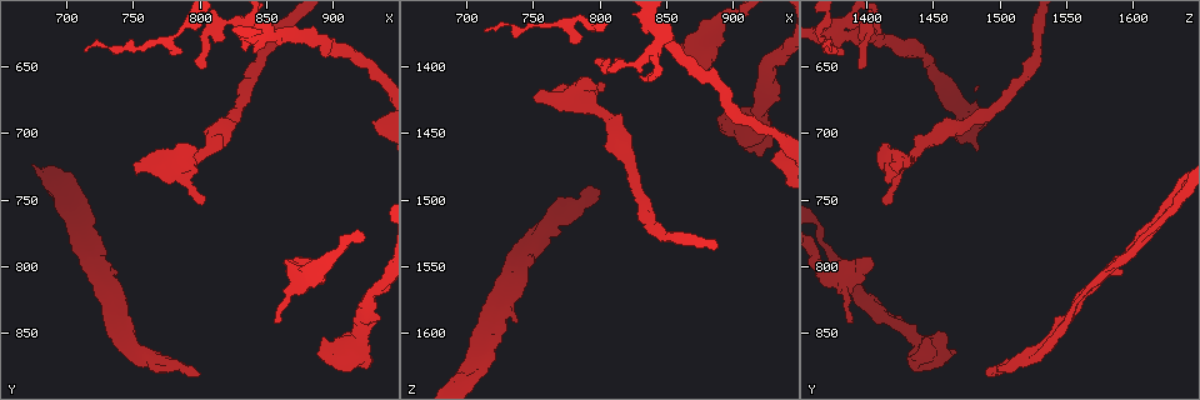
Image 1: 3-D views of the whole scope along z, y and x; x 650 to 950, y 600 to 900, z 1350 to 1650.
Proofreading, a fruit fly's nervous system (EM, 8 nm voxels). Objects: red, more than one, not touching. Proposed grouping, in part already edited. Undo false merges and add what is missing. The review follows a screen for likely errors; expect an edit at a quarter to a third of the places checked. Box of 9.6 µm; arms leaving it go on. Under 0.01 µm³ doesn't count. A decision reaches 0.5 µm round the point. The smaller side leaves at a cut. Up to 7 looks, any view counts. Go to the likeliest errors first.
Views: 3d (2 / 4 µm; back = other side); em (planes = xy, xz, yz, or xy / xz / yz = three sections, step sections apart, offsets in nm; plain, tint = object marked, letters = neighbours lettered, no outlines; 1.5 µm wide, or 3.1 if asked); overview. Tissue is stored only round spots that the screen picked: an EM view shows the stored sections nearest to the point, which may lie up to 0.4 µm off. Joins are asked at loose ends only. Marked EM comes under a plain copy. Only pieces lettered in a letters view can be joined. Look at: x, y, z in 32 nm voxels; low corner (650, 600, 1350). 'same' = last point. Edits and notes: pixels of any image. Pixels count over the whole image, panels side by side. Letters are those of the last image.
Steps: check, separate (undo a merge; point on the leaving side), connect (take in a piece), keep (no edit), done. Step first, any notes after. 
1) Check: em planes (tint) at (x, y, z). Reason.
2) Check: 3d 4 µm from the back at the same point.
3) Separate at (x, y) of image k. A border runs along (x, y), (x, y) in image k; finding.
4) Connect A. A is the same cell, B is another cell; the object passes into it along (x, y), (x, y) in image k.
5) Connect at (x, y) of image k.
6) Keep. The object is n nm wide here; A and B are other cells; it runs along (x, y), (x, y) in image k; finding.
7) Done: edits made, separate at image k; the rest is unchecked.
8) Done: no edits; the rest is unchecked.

Check: 3d 2 µm at (800, 880, 1494). Free end.

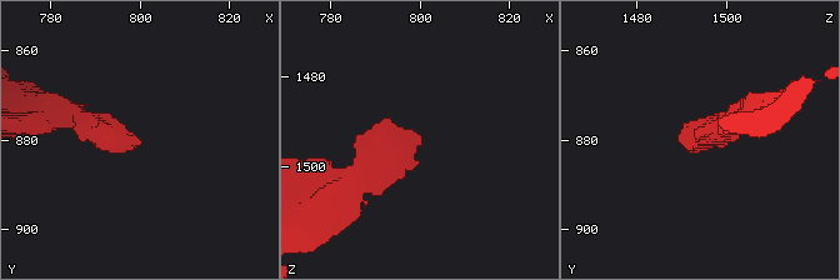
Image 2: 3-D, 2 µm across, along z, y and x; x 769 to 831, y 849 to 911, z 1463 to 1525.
Check: em yz step 4 (tint) at (799, 882, 1493). Need the tissue.

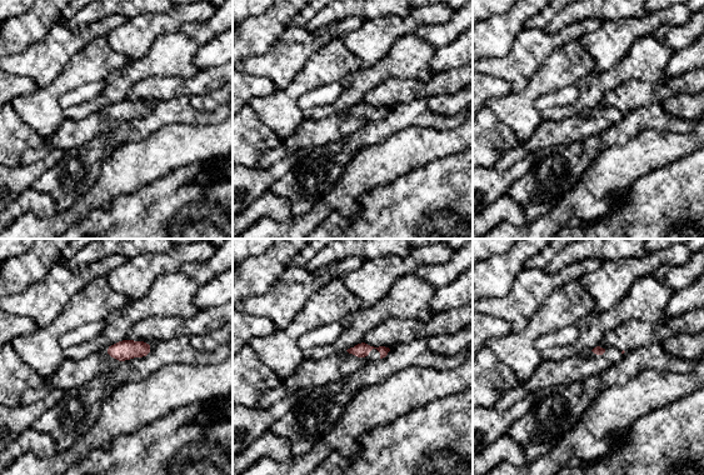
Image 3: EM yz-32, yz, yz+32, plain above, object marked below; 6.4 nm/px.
Check: em planes (letters) at the same point. Cut it another way.

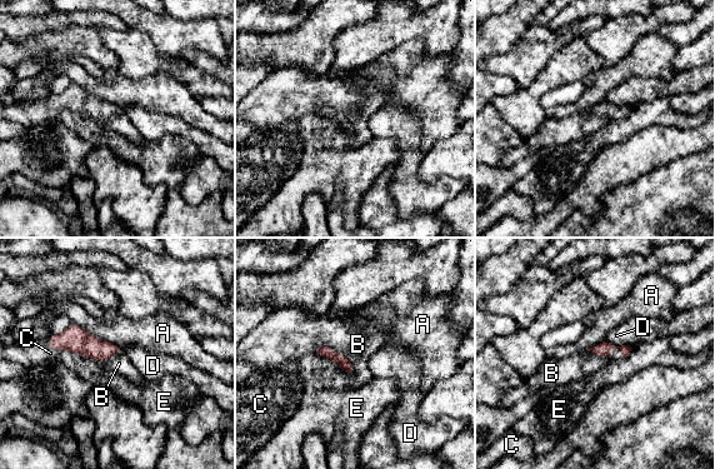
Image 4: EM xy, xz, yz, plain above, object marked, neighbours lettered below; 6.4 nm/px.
Connect B. B is the same cell, A, C, D and E are other cells; the object passes into it along (326, 352), (344, 355), (358, 344) in image 4; the neuron continues.

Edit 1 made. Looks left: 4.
Check: overview.

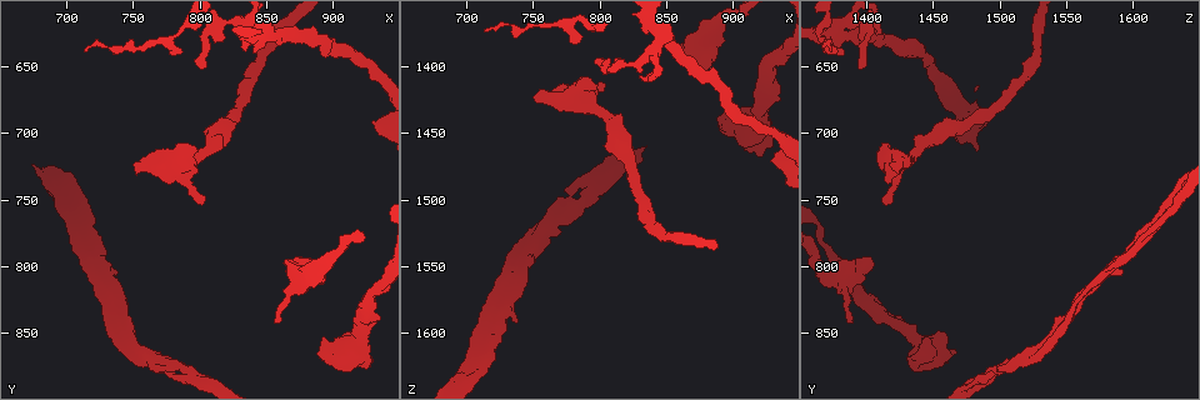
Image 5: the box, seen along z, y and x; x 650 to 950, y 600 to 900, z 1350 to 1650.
Check: em planes (tint) at (752, 728, 1424). An open end.

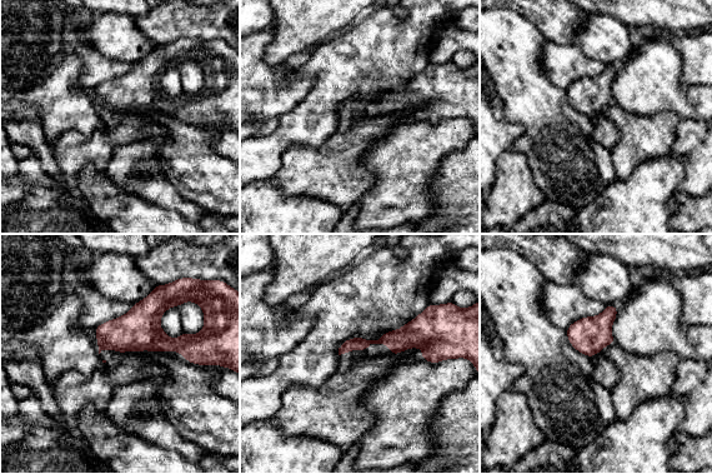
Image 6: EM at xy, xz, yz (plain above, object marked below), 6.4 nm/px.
Check: em planes (letters) at the same point. See the neighbours.

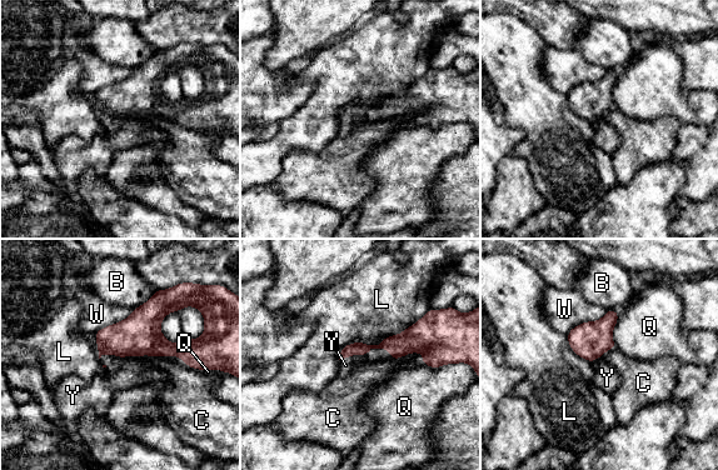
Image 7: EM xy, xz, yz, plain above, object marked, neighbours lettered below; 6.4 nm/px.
Connect Y. Y is the same cell, B, C, L, Q and W are other cells; the object passes into it along (399, 345), (365, 354), (345, 365) in image 7; it goes on there.

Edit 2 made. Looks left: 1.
Done: edits made, connect at image 4, connect at image 7; the rest is unchecked.

